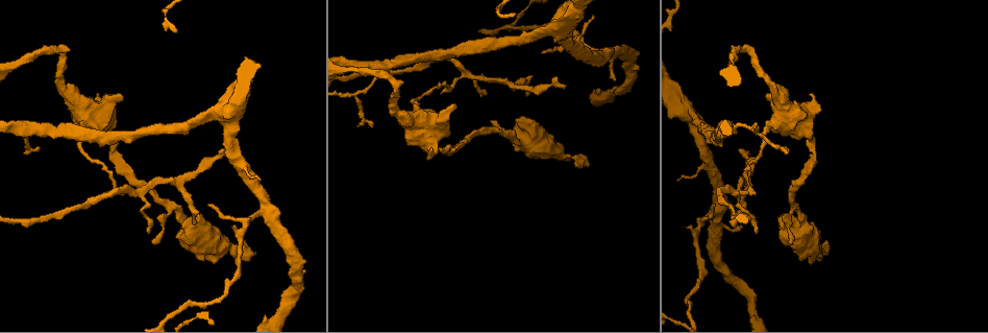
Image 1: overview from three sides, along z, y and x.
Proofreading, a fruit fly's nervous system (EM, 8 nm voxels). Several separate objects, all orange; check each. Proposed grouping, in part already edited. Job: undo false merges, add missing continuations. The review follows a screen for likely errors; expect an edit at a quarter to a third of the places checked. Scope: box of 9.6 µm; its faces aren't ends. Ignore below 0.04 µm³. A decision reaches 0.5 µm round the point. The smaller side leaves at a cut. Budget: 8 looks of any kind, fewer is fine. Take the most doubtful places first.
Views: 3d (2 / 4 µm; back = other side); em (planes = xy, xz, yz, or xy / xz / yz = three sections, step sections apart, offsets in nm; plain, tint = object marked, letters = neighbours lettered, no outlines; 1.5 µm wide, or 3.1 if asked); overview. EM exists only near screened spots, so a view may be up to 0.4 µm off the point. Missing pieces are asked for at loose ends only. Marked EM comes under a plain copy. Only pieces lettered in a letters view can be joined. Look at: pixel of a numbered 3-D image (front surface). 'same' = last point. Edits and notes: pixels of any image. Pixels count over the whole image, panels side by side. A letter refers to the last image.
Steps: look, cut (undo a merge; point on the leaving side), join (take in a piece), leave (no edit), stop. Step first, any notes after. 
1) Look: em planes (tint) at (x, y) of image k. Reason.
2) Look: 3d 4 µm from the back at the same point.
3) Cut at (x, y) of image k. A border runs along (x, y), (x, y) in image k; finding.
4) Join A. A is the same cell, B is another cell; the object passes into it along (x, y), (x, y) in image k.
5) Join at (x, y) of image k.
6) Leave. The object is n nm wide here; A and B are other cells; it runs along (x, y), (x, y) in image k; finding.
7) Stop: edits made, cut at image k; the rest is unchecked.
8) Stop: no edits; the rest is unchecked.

Look: em planes (letters) at (40, 146) of image 1.

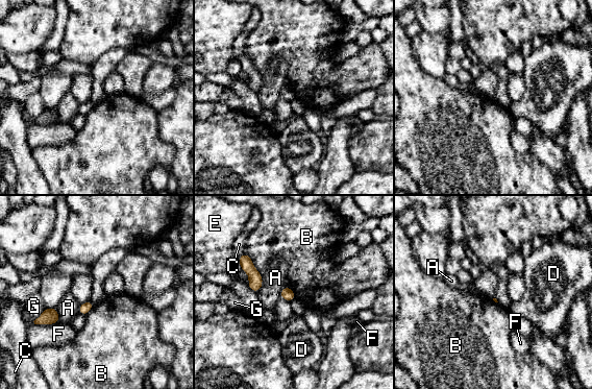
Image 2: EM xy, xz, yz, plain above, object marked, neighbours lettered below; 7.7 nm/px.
Leave. The longest contact is with B, 240 nm; A, B, C, D, E, F and G are other cells; a border runs along (244, 251), (262, 275) in image 2; no lettered piece goes on from it.

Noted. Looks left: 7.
Look: 3d 4 µm at (747, 151) of image 1. An open end.

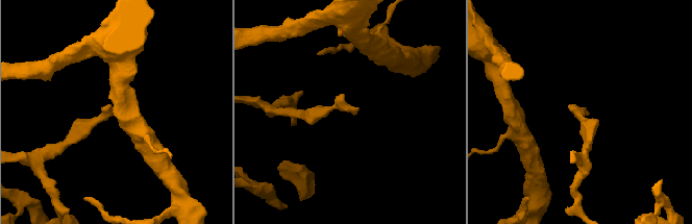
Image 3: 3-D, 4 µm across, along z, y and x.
Look: em planes (letters) at (580, 108) of image 3. Shape alone is not enough.

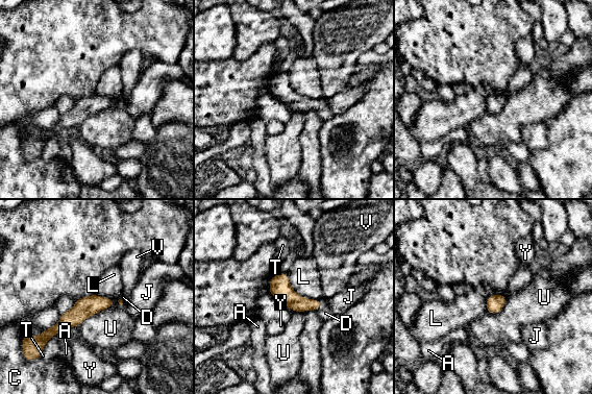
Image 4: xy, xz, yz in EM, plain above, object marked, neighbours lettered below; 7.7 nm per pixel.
Join D. The object is 140 nm wide here; D is the same cell, A, C, J, L, T, U, V and Y are other cells; the object passes into it along (289, 297), (320, 305), (325, 313) in image 4; it goes on there.

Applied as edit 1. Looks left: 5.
Look: overview. Redraw.

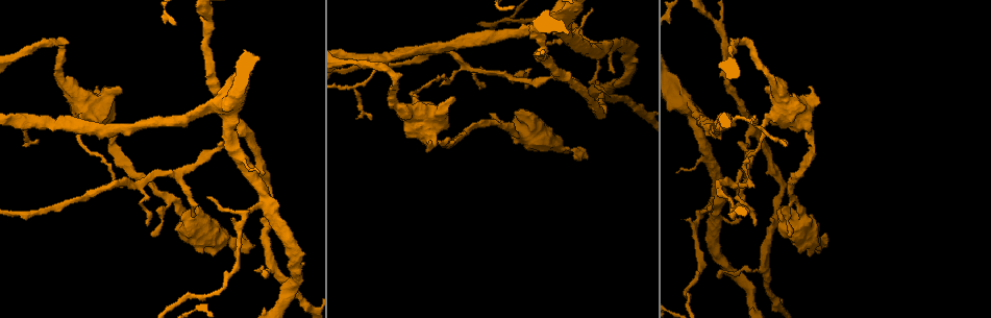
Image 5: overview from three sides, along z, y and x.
Look: em planes (tint) at (263, 276) of image 5. Free end.

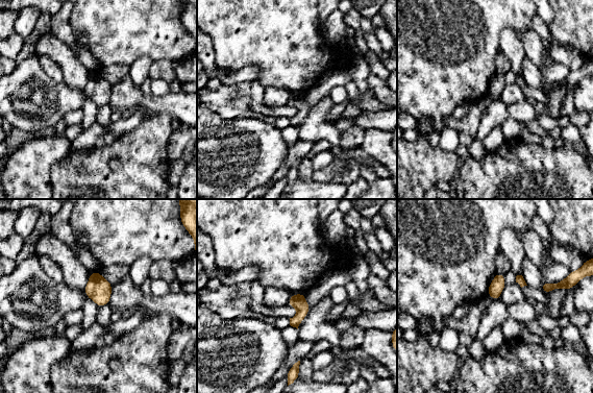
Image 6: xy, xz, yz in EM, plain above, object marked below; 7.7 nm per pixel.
Look: em planes (letters) at the same point.

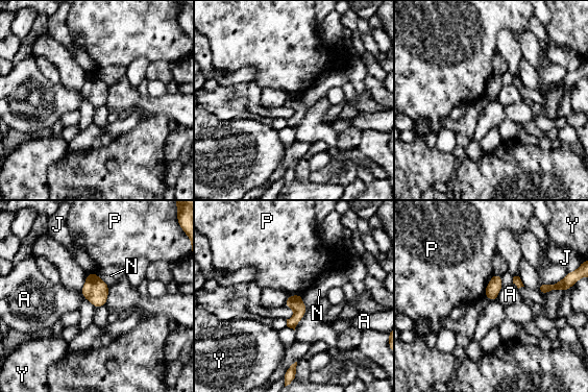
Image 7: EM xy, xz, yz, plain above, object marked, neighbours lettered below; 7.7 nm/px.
Leave. A, J, N, P and Y are other cells; a border runs along (503, 285), (496, 300) in image 7; none of them fits.

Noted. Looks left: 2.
Stop: edits made, join at image 4; the rest is unchecked.

